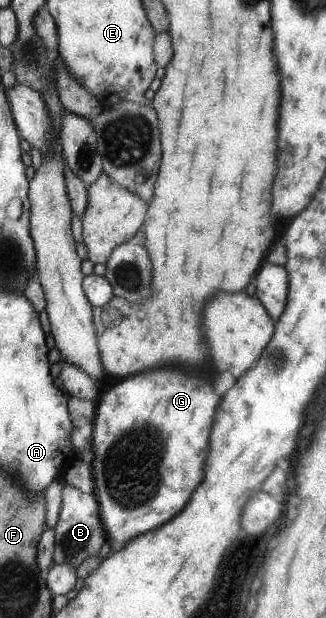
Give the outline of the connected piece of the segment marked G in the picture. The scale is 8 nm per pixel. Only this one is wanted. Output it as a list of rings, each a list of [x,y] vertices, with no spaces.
[[[150,370],[150,372],[142,372],[142,374],[138,372],[136,375],[128,376],[120,382],[116,382],[109,390],[98,396],[89,443],[92,452],[90,465],[92,480],[94,480],[93,496],[98,502],[98,516],[100,516],[102,528],[104,528],[105,538],[113,549],[123,546],[138,534],[144,534],[144,532],[168,522],[170,518],[174,518],[186,506],[186,502],[188,502],[194,489],[200,484],[204,474],[203,466],[208,454],[210,427],[219,399],[220,396],[210,388],[210,384],[206,384],[200,378],[188,378],[188,376],[180,374],[178,370]]]

